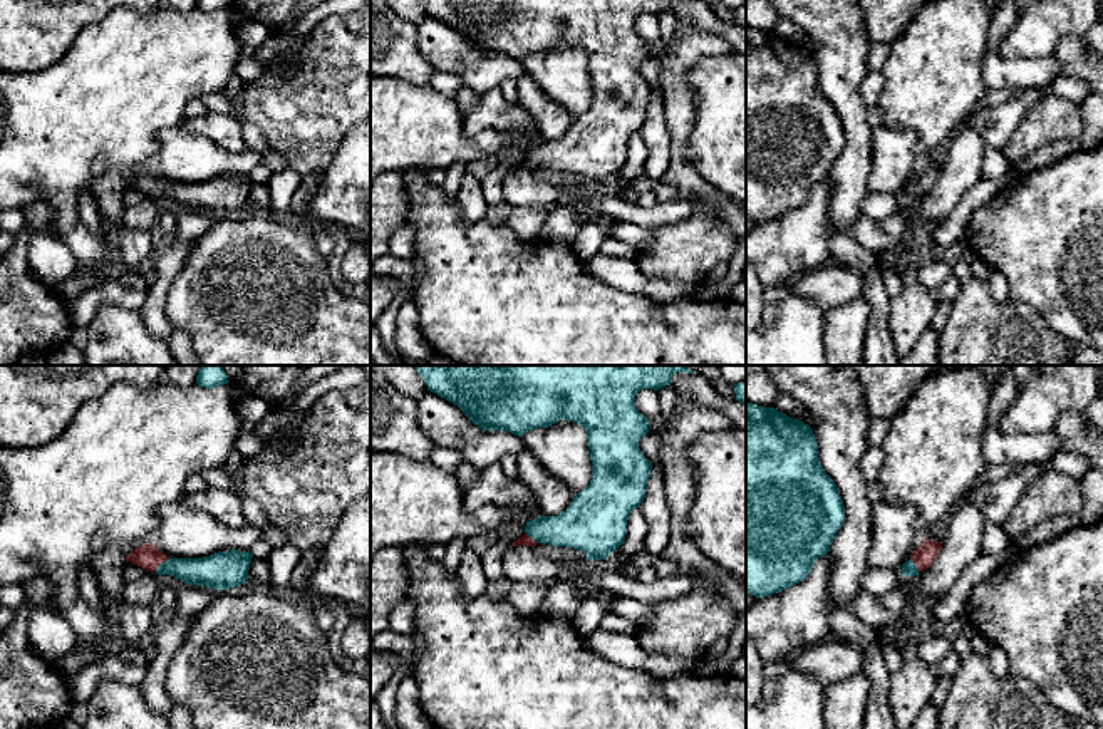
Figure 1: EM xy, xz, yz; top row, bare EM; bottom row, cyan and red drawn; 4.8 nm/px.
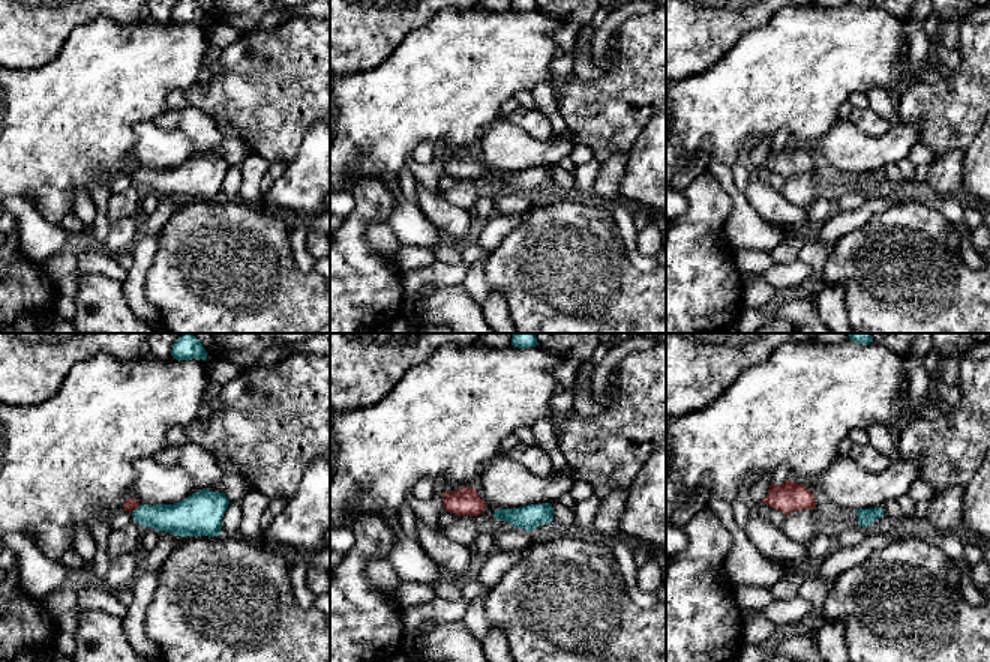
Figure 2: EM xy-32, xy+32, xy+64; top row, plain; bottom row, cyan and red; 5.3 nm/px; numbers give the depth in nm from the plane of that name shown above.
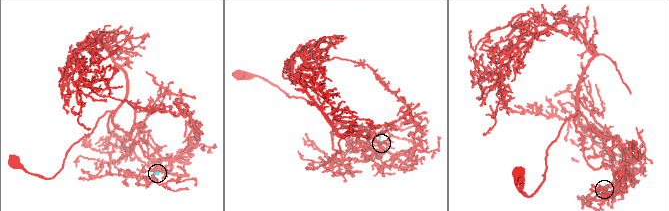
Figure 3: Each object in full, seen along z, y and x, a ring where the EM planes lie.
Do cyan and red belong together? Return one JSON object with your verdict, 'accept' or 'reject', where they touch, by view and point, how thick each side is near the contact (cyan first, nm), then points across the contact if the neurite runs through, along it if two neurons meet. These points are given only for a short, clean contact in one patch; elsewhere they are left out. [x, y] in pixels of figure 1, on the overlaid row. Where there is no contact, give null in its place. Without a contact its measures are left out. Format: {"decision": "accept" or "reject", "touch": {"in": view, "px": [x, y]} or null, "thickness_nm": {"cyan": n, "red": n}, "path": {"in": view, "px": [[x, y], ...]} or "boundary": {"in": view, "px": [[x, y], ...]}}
{"decision": "accept", "touch": {"in": "xy", "px": [161, 563]}, "thickness_nm": {"cyan": 150, "red": 120}, "path": {"in": "xy", "px": [[212, 572], [193, 572], [161, 563], [148, 557]]}}

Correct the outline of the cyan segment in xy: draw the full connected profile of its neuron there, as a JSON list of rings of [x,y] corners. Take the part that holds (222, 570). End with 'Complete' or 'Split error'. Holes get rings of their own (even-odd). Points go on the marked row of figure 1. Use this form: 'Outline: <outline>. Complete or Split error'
Outline: [[[151,541],[136,548],[127,561],[146,571],[173,575],[174,578],[198,587],[226,590],[243,585],[248,580],[248,570],[253,555],[250,551],[218,551],[203,558],[169,558]]]. Split error

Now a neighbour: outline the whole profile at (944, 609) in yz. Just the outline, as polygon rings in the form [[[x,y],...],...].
[[[1011,538],[1011,546],[997,555],[981,553],[969,563],[954,587],[940,597],[932,598],[924,608],[930,613],[932,627],[940,627],[966,613],[972,590],[987,580],[1001,565],[1011,561],[1021,550],[1021,541]]]

